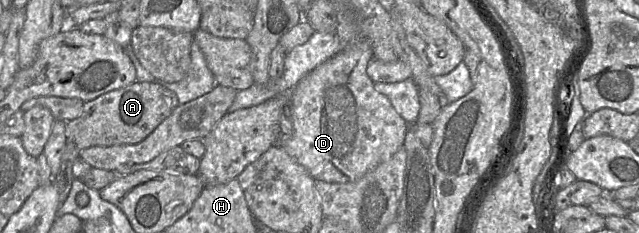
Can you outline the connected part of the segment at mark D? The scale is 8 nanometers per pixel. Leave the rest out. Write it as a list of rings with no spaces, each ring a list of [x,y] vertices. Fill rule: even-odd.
[[[368,41],[350,43],[304,76],[292,90],[293,132],[289,136],[281,135],[277,143],[316,181],[354,182],[403,147],[409,124],[397,113],[390,100],[375,89],[374,82],[368,77],[366,68],[372,59],[373,51]]]

